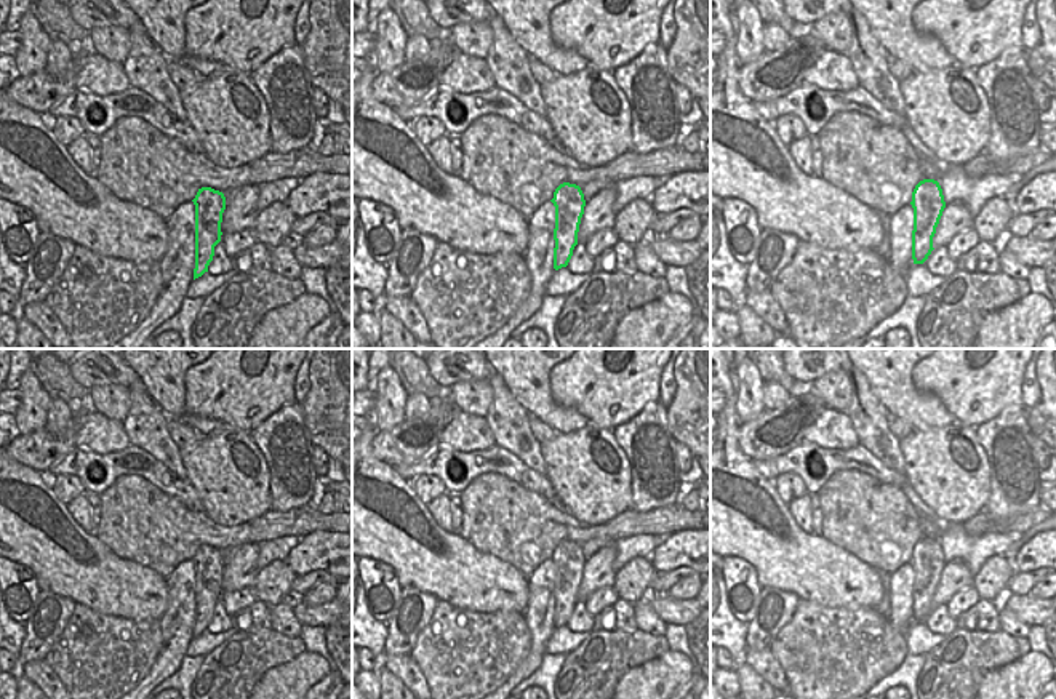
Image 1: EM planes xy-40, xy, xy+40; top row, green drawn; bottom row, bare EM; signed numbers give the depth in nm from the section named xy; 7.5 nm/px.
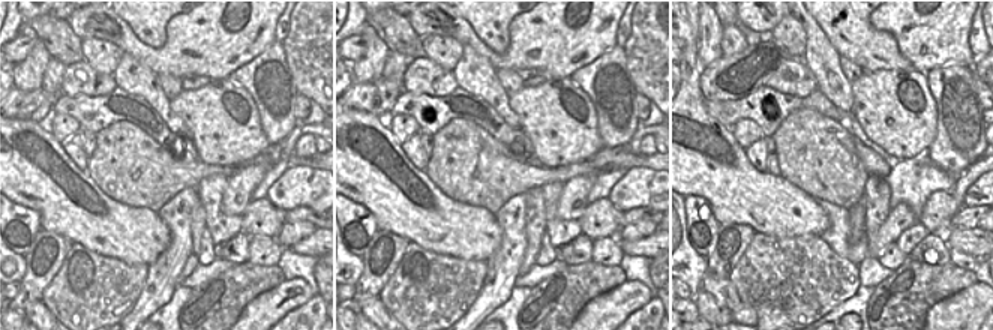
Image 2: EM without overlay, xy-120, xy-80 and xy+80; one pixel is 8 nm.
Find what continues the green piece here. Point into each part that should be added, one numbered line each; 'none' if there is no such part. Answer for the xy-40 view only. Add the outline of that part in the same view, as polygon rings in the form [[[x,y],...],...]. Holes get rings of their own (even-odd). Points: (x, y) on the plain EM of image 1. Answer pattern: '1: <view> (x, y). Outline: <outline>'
none

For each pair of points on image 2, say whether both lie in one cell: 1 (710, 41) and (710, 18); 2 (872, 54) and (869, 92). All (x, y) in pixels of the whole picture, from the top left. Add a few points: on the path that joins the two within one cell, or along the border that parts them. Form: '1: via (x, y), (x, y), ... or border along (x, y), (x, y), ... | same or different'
1: via (710, 35), (710, 24) | same
2: border along (905, 68), (863, 72) | different

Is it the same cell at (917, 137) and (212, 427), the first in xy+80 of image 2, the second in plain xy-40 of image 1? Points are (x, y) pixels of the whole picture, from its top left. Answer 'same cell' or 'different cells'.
different cells

